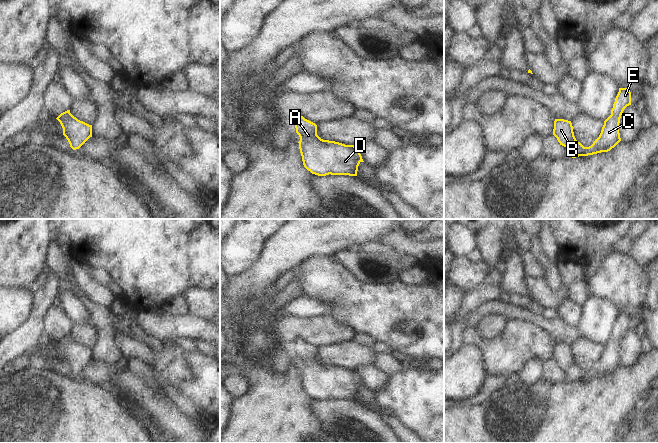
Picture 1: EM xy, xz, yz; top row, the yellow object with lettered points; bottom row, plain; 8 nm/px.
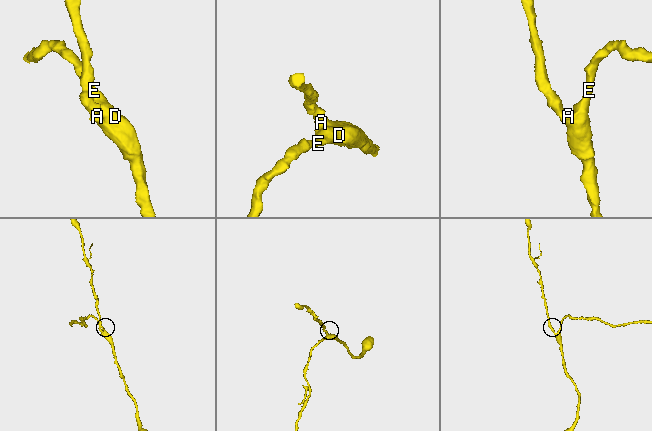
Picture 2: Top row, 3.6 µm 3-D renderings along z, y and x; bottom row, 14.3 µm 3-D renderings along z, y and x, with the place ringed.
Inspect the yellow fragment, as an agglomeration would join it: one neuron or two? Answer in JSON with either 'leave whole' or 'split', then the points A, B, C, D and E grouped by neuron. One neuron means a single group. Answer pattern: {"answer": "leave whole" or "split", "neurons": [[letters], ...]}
{"answer": "leave whole", "neurons": [["A", "B", "C", "D", "E"]]}

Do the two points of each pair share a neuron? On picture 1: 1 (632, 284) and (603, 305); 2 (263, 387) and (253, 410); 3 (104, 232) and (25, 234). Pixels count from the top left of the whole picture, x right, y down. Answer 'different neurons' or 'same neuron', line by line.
1: different neurons
2: same neuron
3: different neurons

